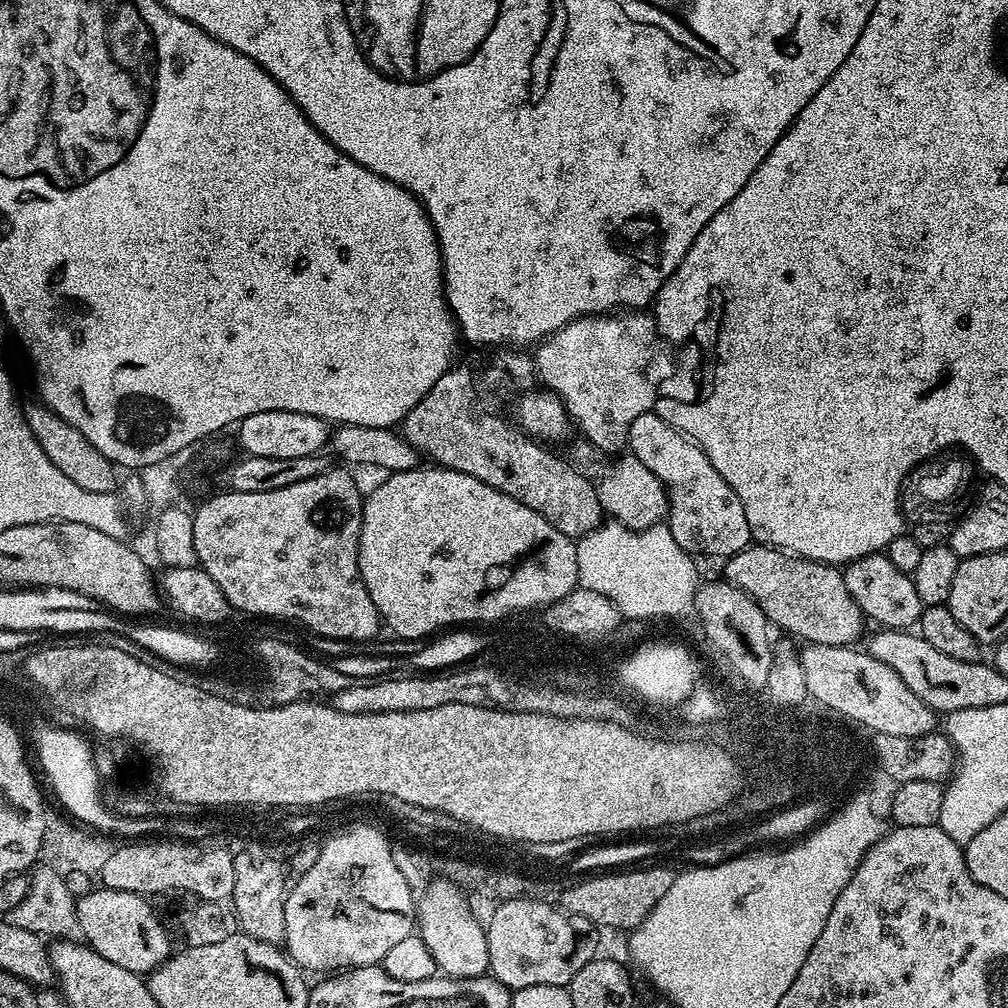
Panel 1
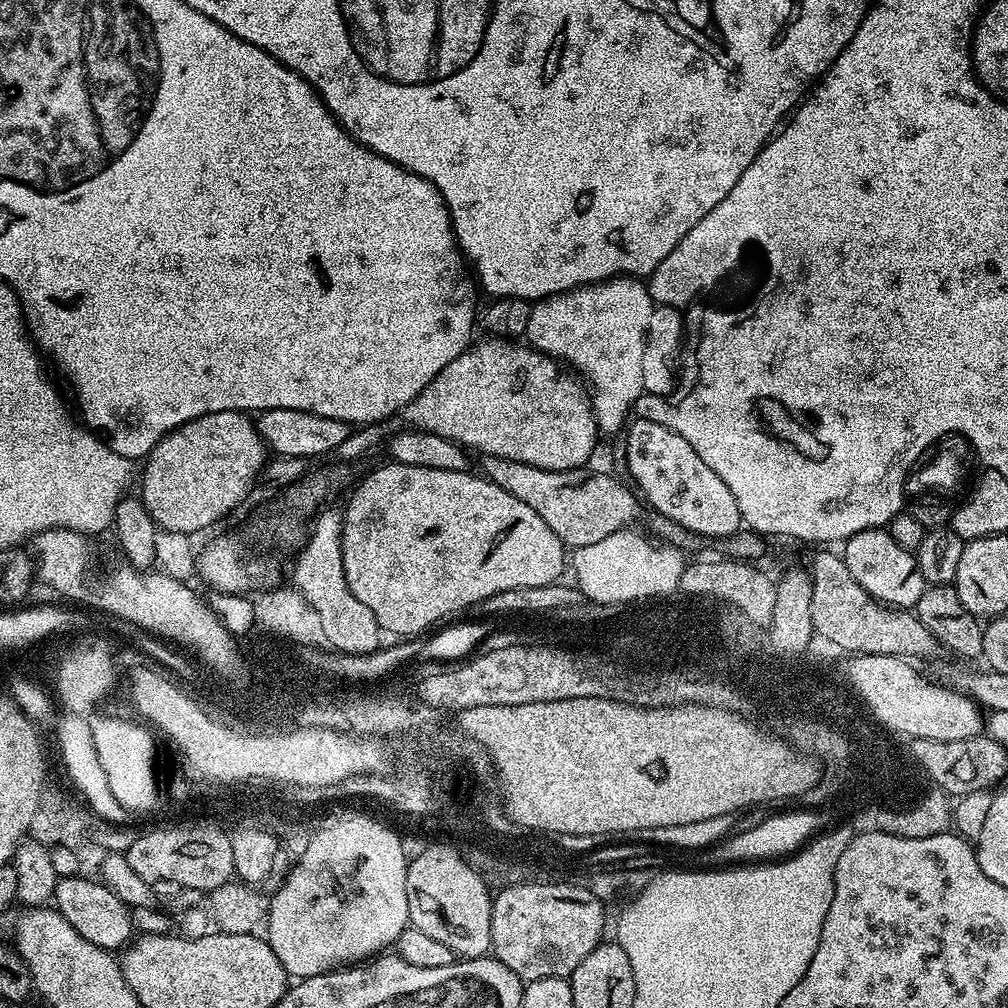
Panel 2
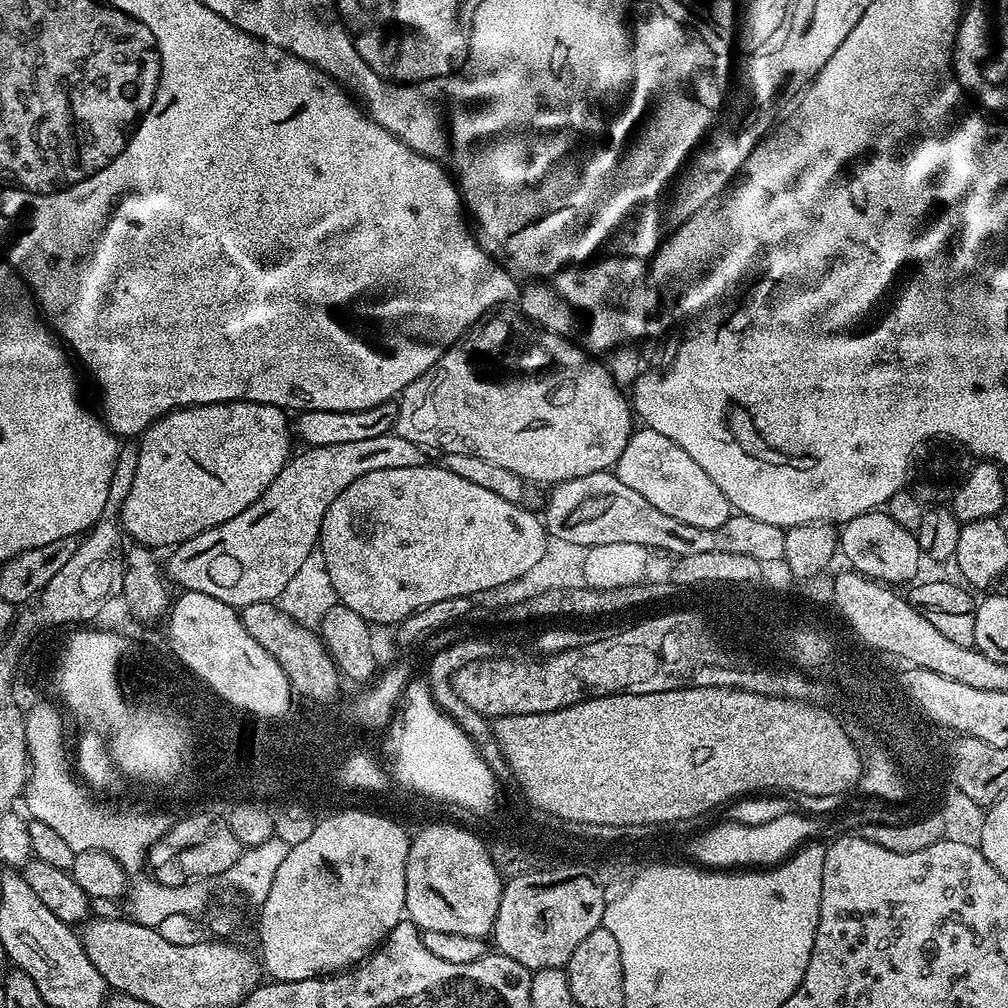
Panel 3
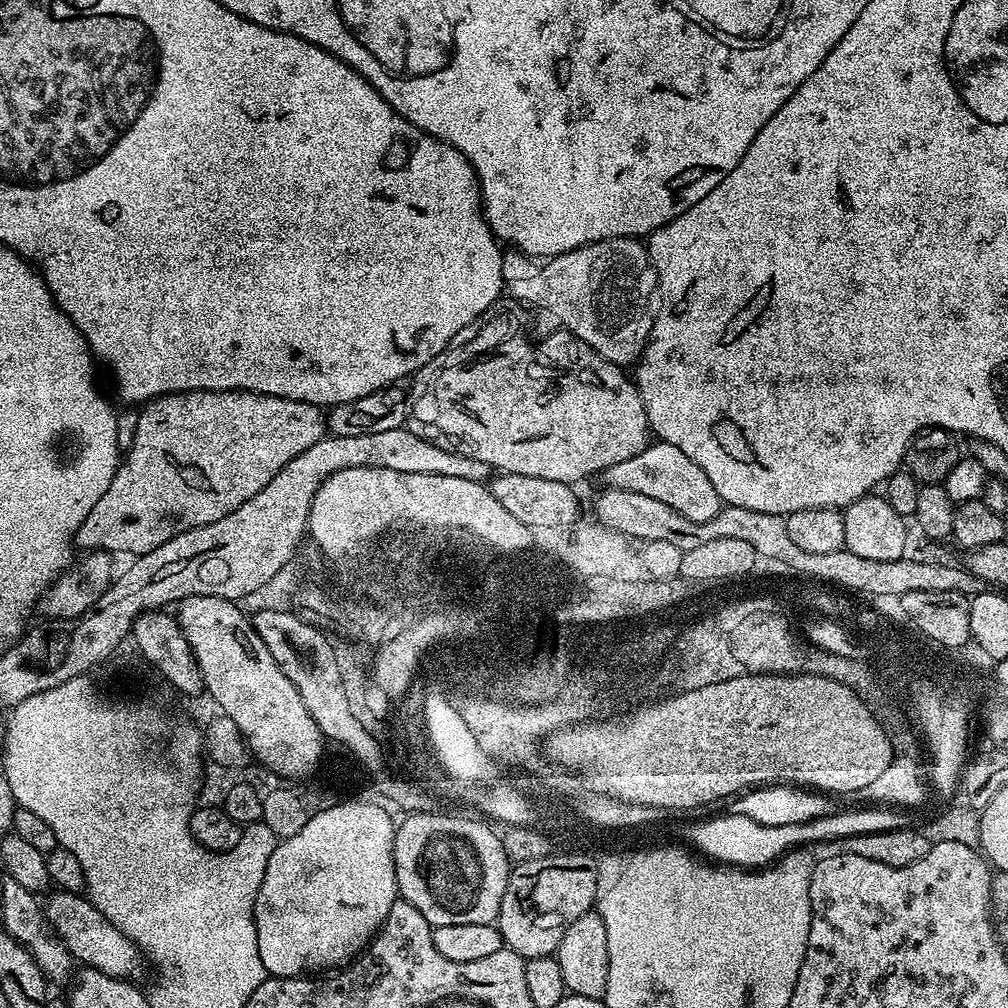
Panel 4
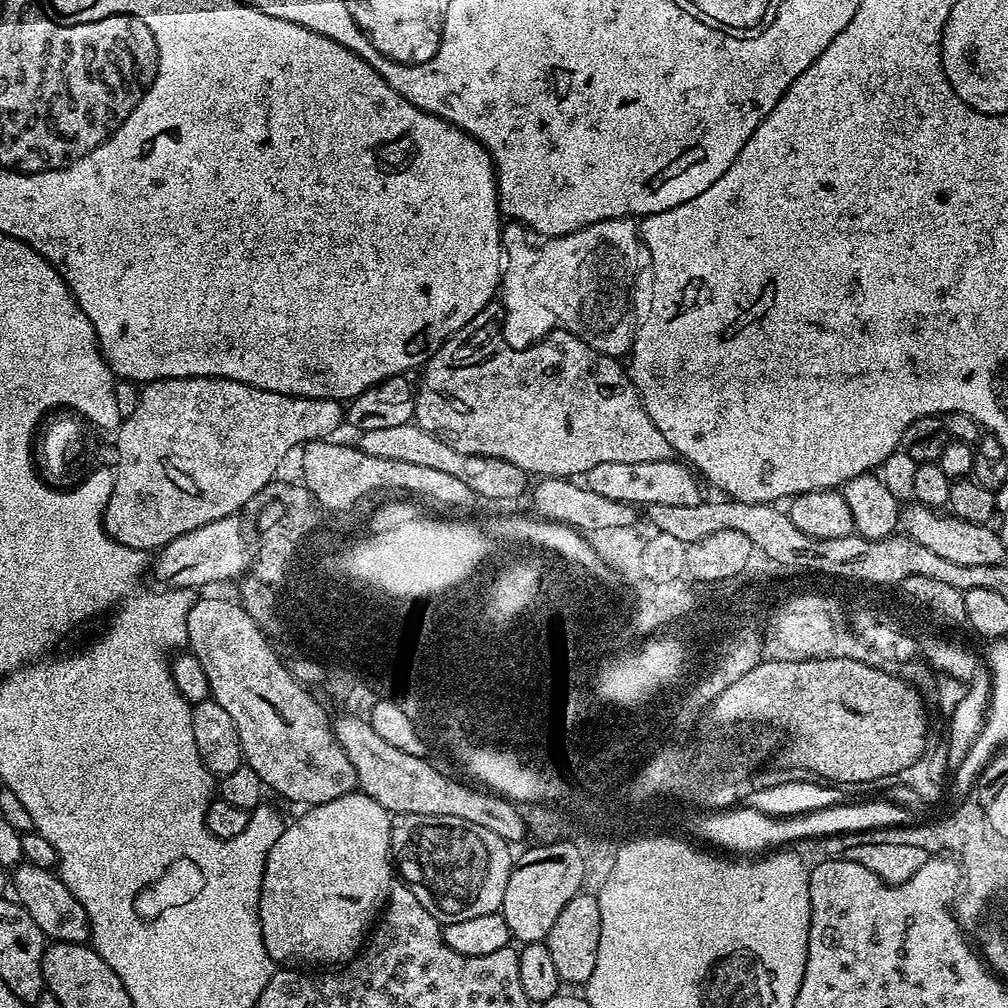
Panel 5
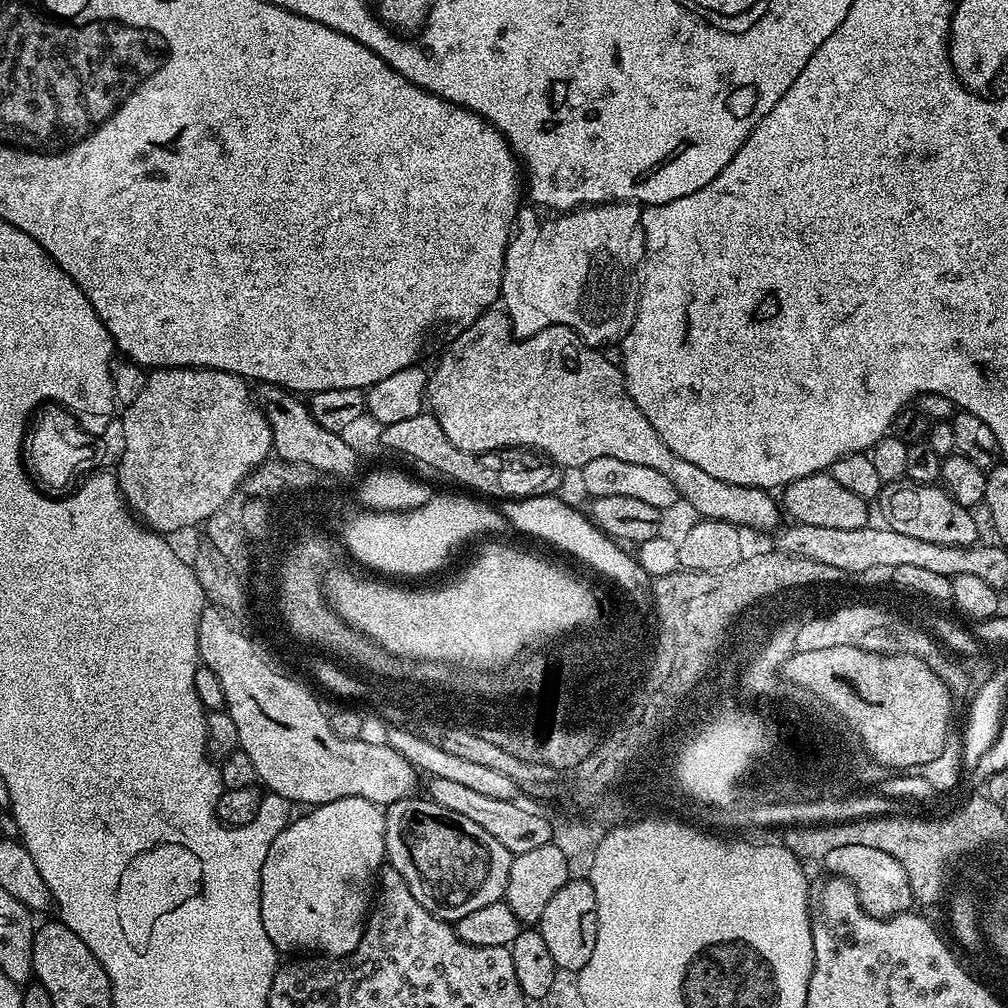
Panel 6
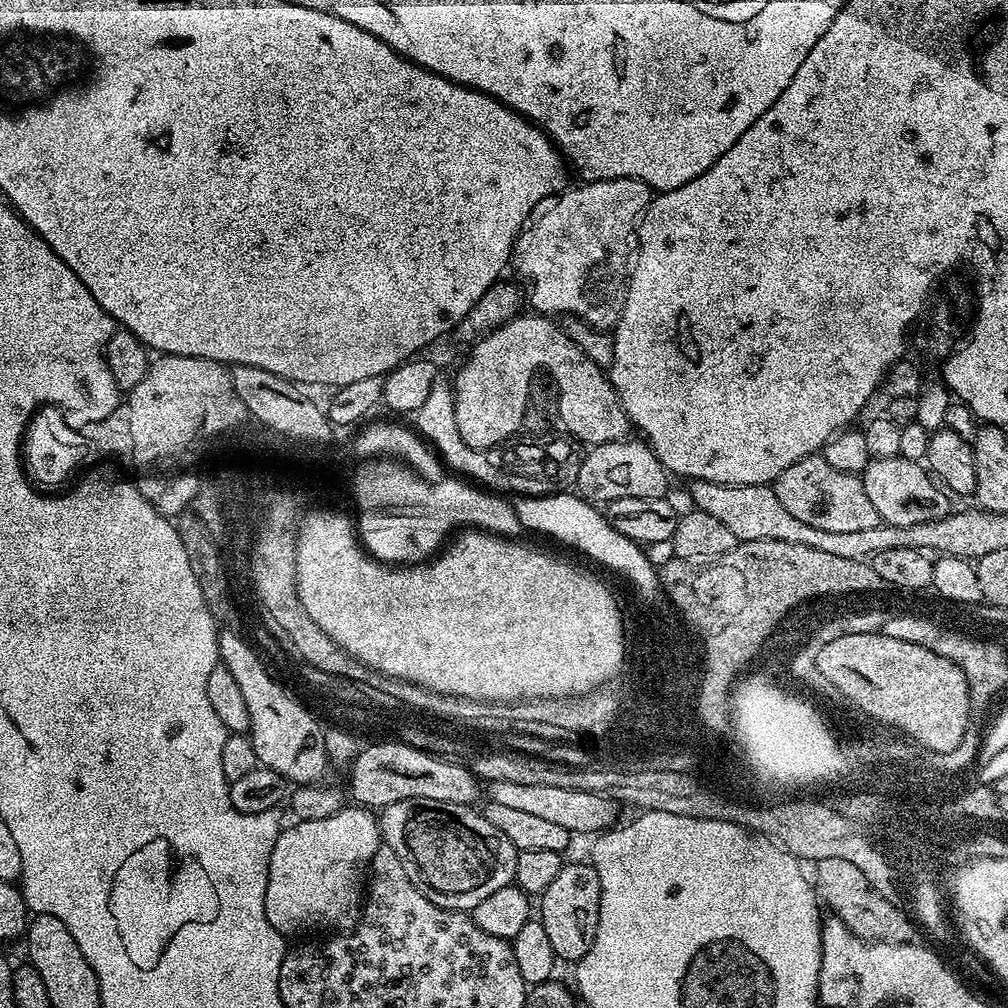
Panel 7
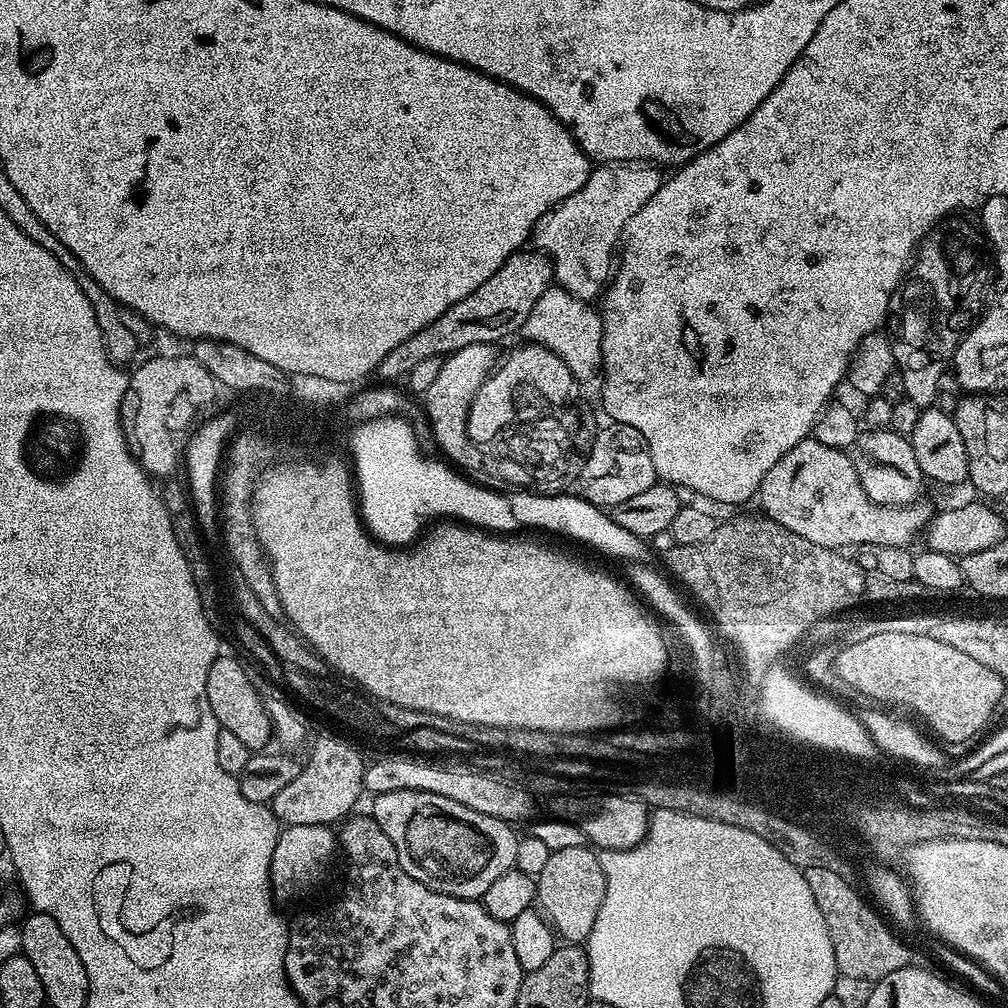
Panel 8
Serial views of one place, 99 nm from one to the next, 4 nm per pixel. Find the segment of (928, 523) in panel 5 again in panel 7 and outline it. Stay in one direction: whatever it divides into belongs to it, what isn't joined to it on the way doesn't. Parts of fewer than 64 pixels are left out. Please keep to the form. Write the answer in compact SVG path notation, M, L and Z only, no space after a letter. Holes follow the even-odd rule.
M882 456L869 459L862 473L866 498L870 498L881 521L894 526L918 526L918 522L941 520L950 511L950 496L930 475L923 463L903 460L901 456Z

